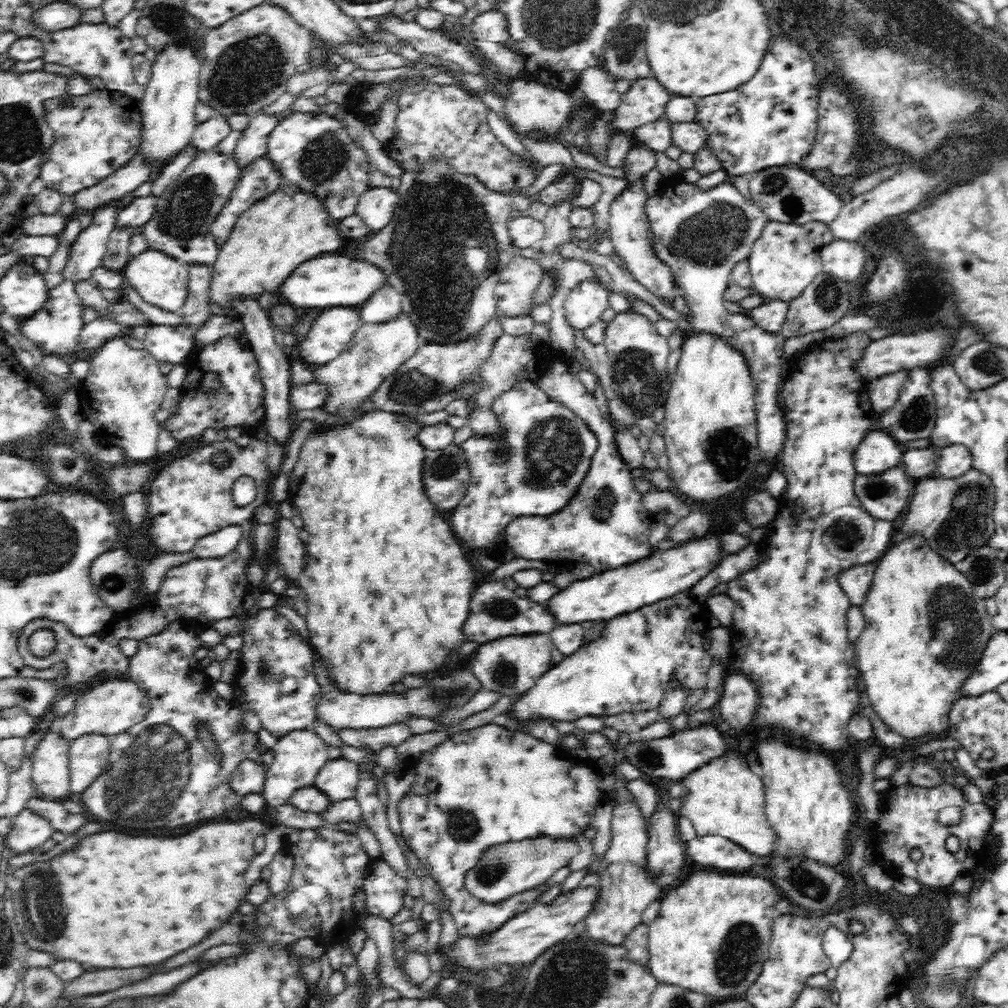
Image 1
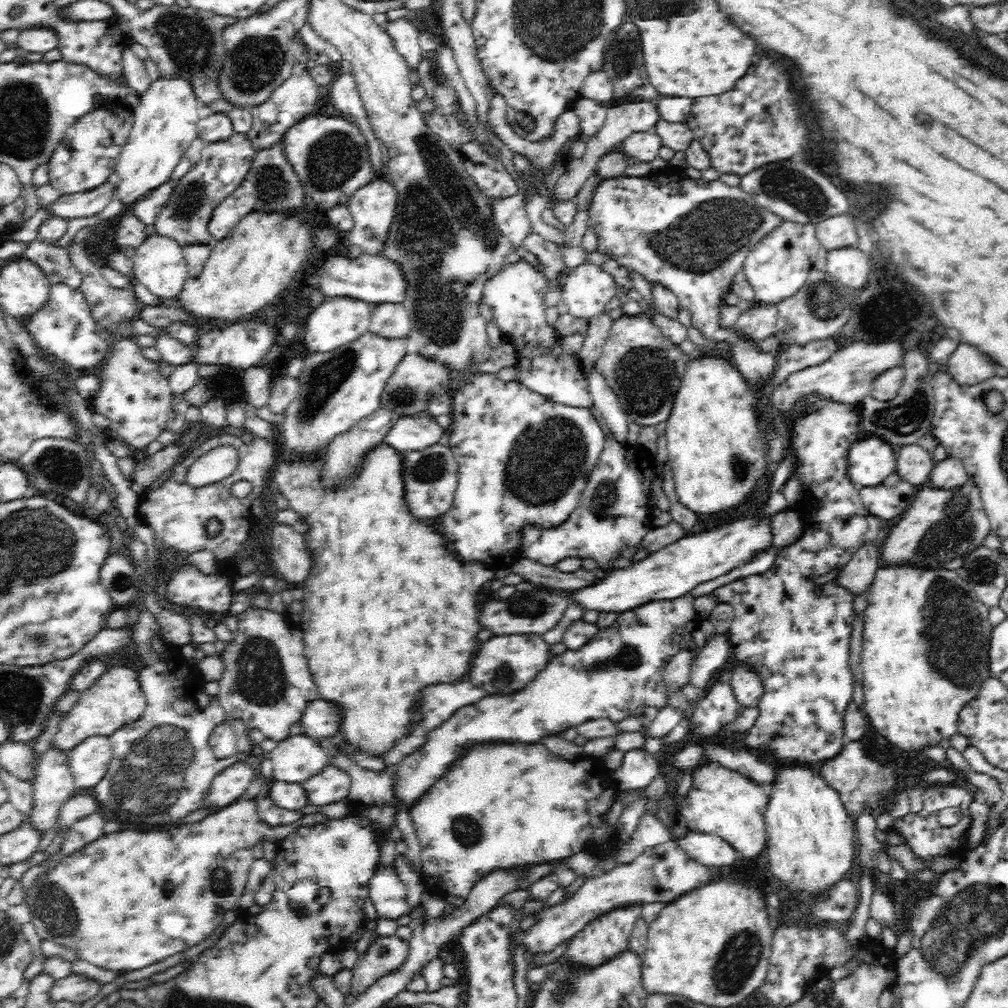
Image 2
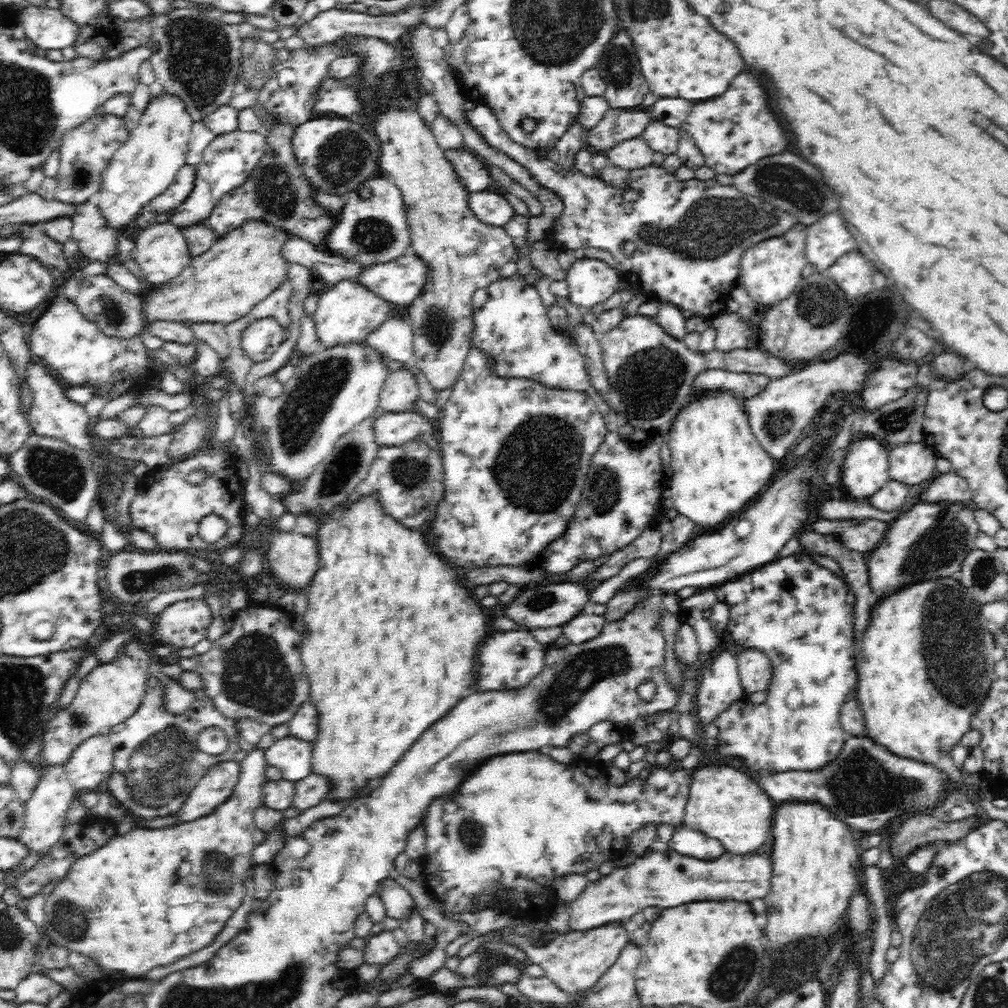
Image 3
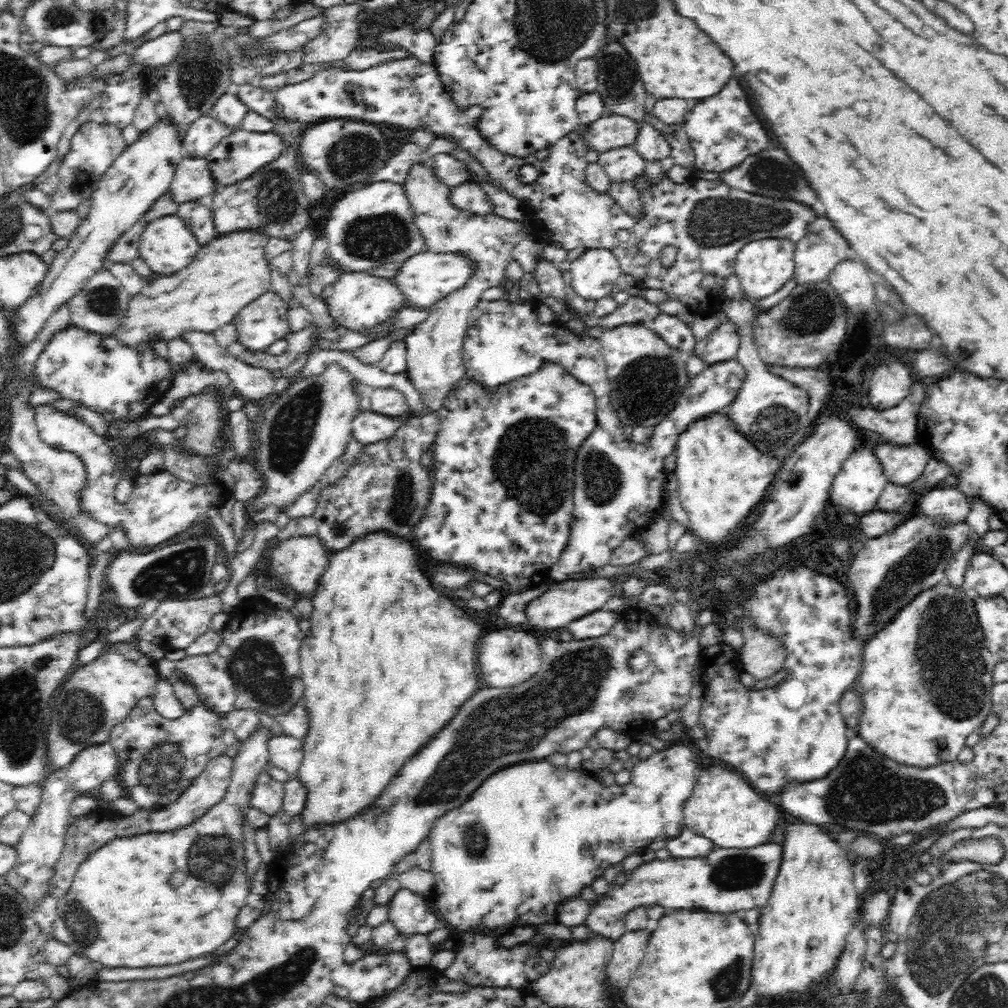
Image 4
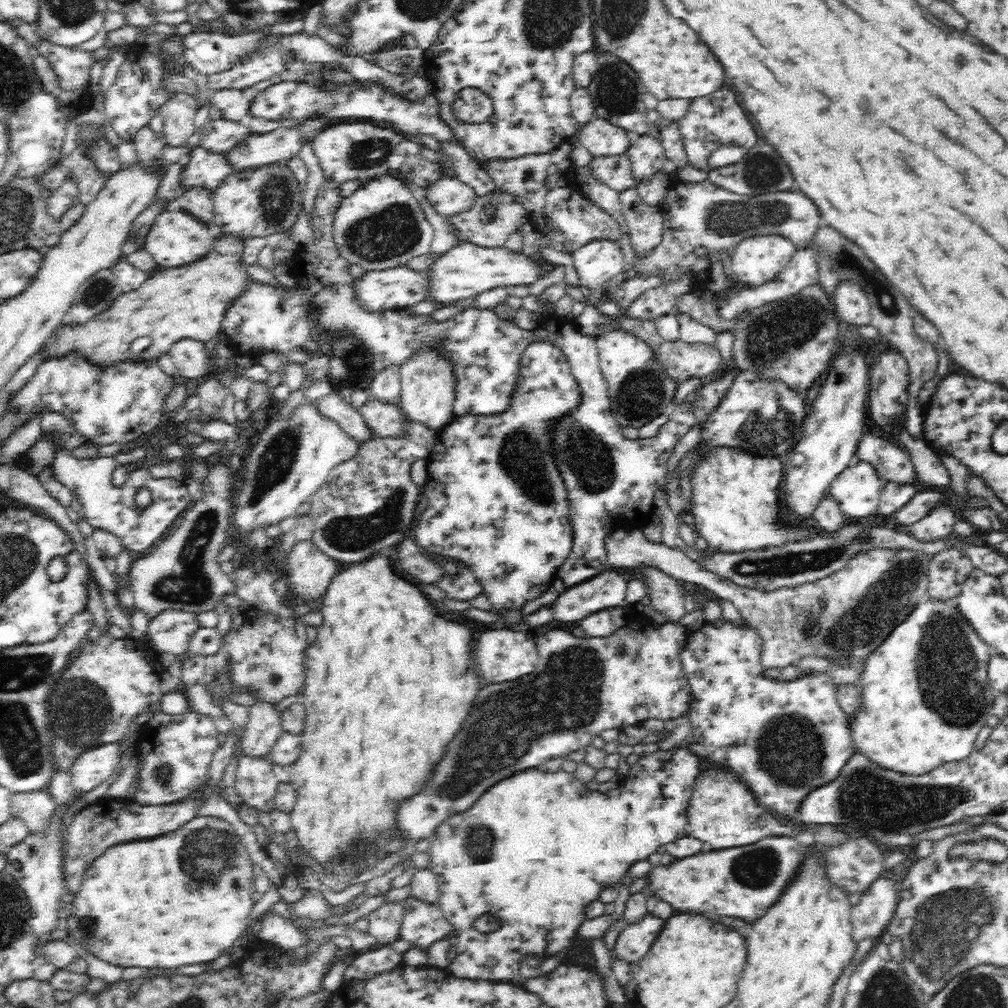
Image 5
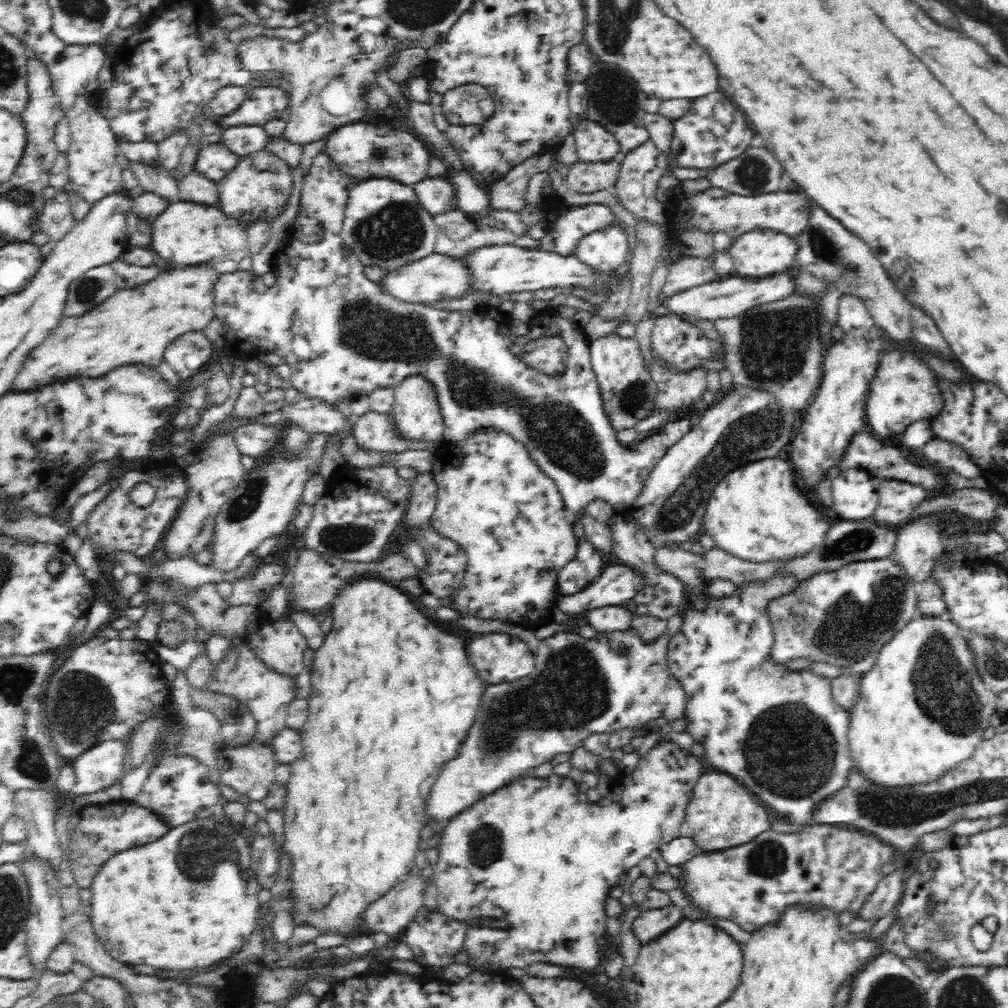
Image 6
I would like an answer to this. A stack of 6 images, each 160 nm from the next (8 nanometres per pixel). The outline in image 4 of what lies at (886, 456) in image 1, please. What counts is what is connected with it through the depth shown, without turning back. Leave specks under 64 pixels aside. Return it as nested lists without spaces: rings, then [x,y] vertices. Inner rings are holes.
[[[870,448],[857,450],[834,477],[829,500],[854,514],[868,514],[878,510],[878,499],[888,483]]]

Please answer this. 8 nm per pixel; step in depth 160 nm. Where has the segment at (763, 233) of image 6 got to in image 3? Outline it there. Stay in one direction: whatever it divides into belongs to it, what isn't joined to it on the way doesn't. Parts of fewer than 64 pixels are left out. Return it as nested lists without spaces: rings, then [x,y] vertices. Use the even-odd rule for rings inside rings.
[[[799,223],[784,236],[774,237],[750,245],[740,257],[738,281],[758,306],[773,305],[784,300],[798,286],[807,265],[803,253],[806,225]]]

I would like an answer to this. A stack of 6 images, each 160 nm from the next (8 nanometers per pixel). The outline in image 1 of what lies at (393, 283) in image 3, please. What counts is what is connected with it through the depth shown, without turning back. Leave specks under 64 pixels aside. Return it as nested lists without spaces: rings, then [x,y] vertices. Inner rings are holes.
[[[343,253],[322,254],[312,260],[305,261],[286,279],[278,292],[282,298],[287,298],[290,304],[316,308],[324,306],[356,307],[368,302],[378,290],[391,286],[388,273],[378,265],[364,259],[348,257]]]

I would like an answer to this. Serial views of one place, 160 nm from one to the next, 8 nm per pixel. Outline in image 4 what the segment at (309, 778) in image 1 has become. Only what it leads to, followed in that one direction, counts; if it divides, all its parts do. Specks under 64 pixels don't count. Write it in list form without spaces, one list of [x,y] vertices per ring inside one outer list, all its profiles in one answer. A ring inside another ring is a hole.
[[[277,732],[269,740],[269,765],[283,768],[290,778],[296,778],[303,757],[302,743],[302,739]]]

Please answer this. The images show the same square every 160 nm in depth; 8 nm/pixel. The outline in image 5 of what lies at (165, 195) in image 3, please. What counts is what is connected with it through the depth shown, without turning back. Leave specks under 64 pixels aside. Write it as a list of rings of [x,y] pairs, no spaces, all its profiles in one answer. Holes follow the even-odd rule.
[[[199,146],[191,152],[181,186],[215,190],[232,173],[232,163],[226,153],[217,153]]]

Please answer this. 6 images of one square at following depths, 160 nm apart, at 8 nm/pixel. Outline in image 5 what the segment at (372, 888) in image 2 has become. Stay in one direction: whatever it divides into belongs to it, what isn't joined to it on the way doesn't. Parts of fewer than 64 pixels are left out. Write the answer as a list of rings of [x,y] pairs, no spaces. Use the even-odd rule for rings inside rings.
[[[408,897],[404,900],[404,920],[399,938],[408,940],[414,947],[428,950],[434,942],[454,941],[457,928],[445,917],[437,904]]]

